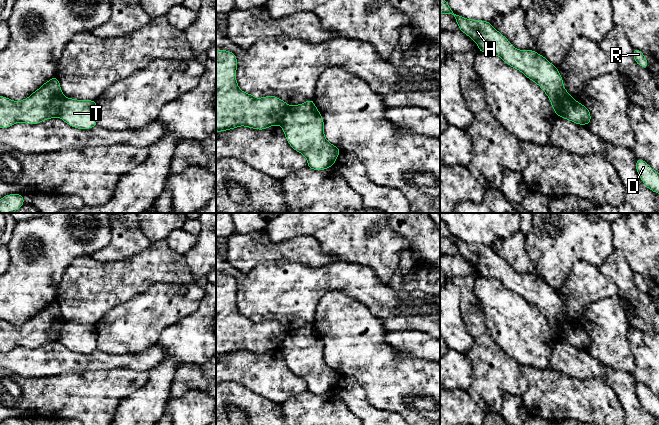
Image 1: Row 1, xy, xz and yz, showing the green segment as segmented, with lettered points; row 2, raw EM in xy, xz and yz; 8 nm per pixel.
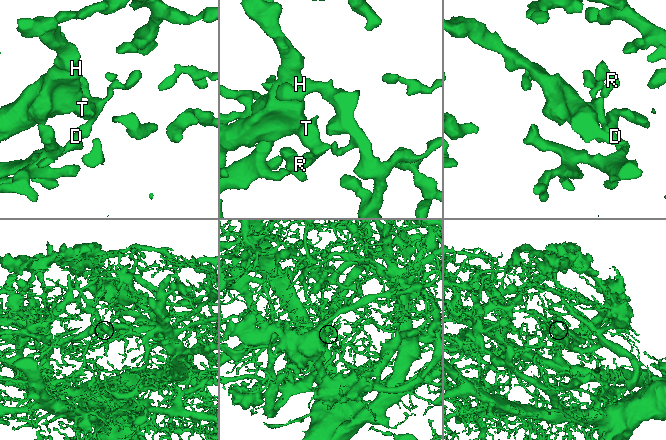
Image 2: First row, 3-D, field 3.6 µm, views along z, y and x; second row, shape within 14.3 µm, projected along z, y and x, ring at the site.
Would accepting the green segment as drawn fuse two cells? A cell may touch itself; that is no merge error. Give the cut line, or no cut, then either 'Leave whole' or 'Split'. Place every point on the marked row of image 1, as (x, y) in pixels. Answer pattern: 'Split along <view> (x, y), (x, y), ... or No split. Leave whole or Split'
Split along yz (573, 99), (557, 115). Split

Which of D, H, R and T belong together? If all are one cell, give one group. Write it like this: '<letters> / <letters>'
D R T / H

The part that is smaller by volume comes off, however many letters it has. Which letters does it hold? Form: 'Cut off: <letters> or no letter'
Cut off: H

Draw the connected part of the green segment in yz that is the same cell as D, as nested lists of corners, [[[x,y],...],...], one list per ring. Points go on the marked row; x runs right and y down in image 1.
[[[641,158],[636,160],[636,170],[644,185],[659,194],[659,173]]]

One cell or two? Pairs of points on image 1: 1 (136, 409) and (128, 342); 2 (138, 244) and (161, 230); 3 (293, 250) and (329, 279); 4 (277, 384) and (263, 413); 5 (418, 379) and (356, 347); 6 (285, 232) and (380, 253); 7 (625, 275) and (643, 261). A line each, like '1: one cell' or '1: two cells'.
1: two cells
2: two cells
3: two cells
4: two cells
5: one cell
6: one cell
7: two cells

